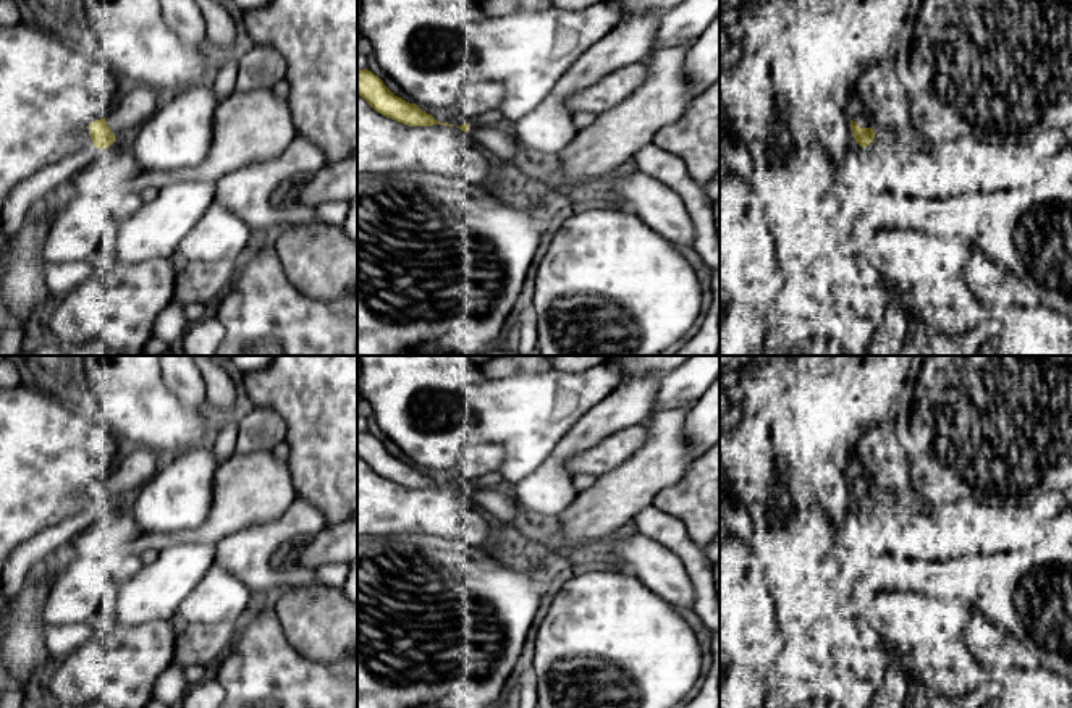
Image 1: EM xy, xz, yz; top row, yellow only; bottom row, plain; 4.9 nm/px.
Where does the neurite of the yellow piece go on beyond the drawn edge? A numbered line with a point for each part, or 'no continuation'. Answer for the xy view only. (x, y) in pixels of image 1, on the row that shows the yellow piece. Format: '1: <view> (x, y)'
1: xy (136, 104)

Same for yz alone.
1: yz (857, 117)

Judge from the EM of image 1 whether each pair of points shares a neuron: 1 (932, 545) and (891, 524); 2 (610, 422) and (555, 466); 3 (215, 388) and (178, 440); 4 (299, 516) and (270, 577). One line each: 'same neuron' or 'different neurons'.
1: same neuron
2: same neuron
3: different neurons
4: same neuron

